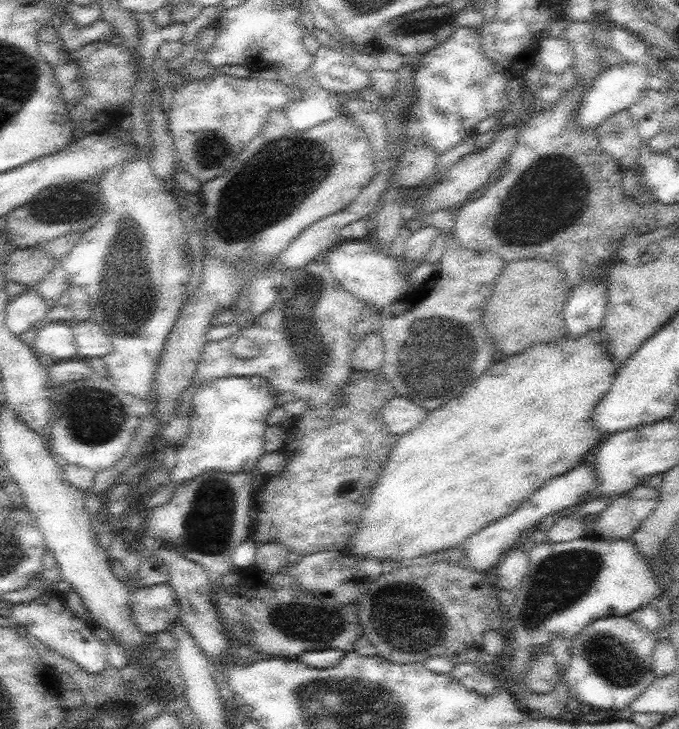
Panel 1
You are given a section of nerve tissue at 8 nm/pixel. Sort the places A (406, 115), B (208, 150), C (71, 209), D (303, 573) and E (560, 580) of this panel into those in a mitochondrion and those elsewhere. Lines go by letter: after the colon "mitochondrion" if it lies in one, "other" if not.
A: other
B: mitochondrion
C: mitochondrion
D: other
E: mitochondrion

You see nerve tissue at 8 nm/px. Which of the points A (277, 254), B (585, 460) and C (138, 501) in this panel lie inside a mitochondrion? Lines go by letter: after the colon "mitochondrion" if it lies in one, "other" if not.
A: other
B: other
C: other

